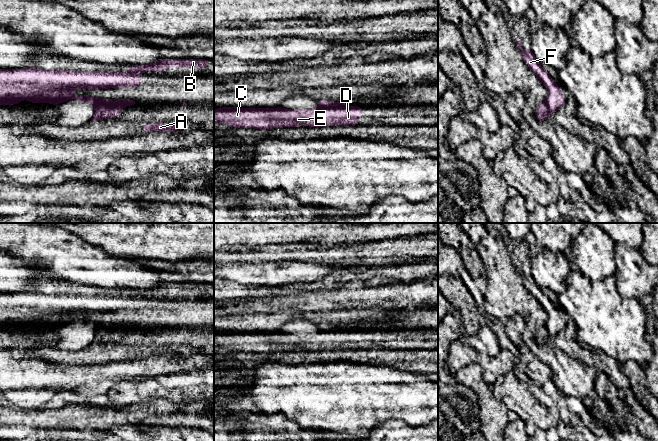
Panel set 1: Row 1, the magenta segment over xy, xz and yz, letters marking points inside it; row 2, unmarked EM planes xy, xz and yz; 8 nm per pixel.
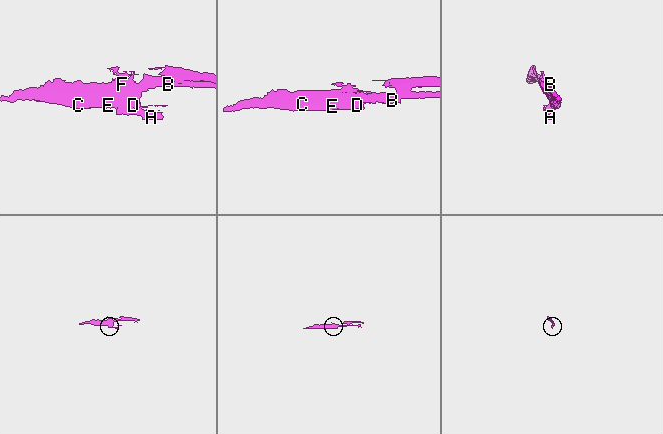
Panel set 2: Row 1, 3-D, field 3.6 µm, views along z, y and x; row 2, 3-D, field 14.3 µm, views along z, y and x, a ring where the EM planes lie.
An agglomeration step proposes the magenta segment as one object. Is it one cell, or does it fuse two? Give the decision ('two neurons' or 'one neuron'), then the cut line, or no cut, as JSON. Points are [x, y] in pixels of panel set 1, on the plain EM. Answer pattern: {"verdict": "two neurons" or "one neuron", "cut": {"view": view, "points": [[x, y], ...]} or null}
{"verdict": "two neurons", "cut": {"view": "xy", "points": [[122, 329], [95, 330]]}}

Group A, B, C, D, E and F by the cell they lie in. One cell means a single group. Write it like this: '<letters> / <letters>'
A / B C D E F

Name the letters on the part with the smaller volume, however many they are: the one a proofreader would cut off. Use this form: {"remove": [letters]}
{"remove": ["A"]}

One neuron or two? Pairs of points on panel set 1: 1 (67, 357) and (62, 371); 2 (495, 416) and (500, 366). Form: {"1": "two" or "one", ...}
{"1": "two", "2": "two"}

